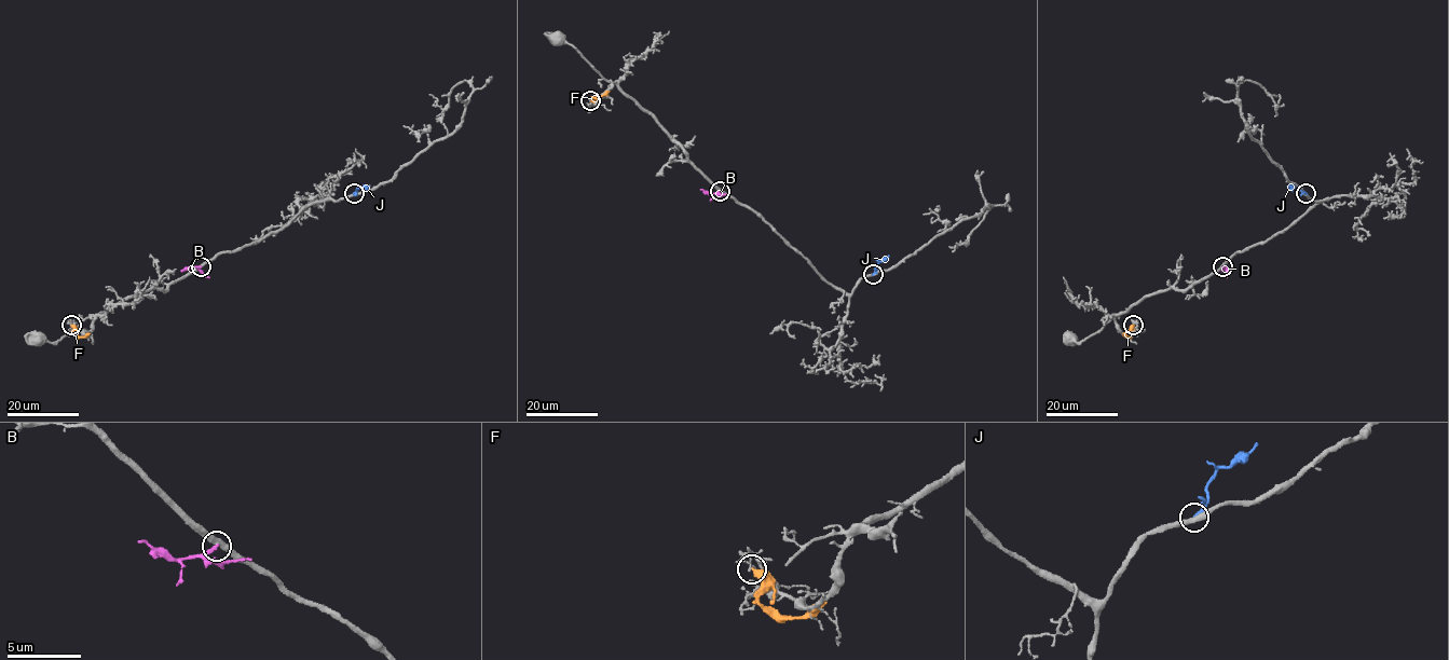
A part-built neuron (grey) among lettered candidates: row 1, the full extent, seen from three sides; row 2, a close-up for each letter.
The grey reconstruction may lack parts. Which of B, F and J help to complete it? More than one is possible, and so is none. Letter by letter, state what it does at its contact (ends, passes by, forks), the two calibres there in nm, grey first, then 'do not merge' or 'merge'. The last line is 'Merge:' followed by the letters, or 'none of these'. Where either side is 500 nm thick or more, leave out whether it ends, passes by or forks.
B: it ends | 400/240 nm | do not merge
F: it ends | 120/480 nm | do not merge
J: it ends | 360/240 nm | do not merge
Merge: none of these

